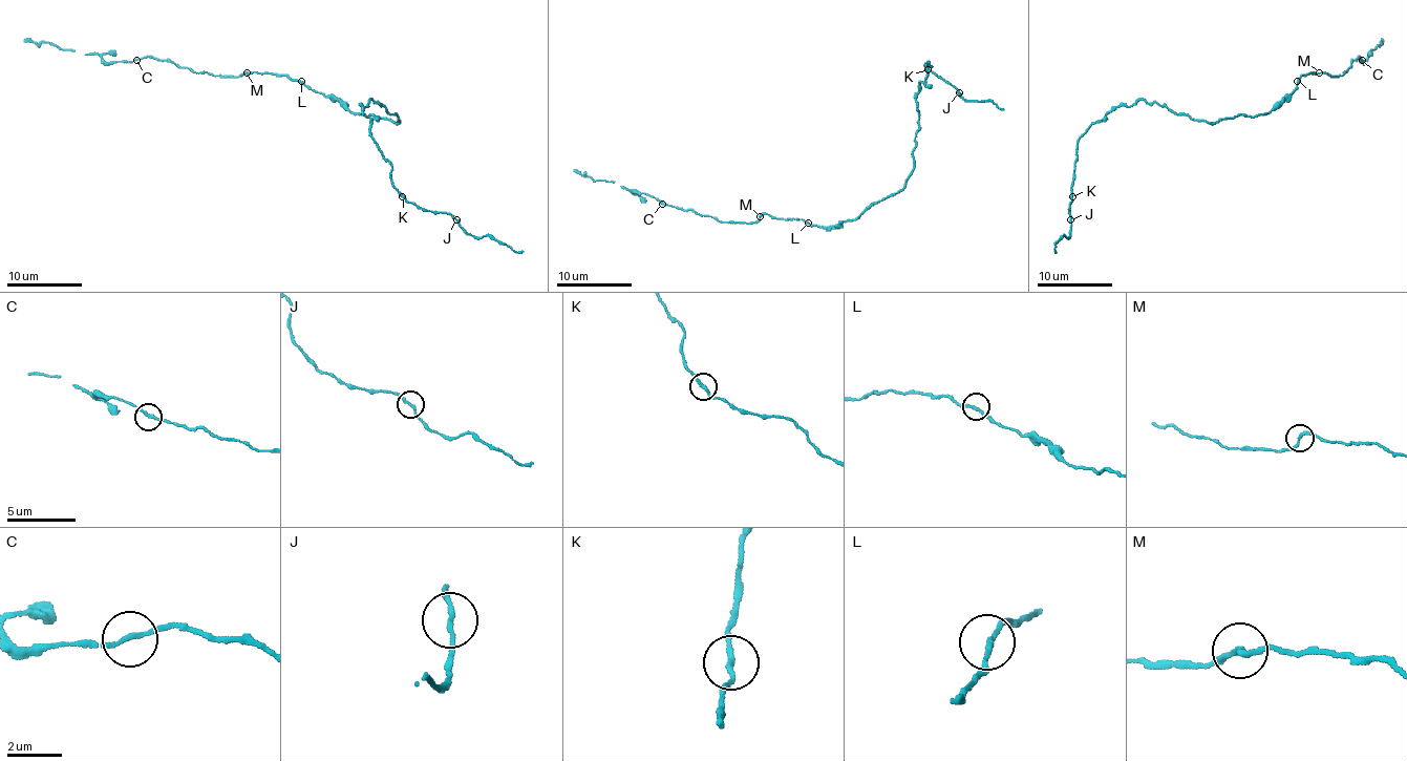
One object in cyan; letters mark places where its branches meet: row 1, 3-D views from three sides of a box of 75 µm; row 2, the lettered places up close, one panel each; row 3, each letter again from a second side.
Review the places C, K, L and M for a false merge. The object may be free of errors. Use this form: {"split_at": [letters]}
{"split_at": []}

